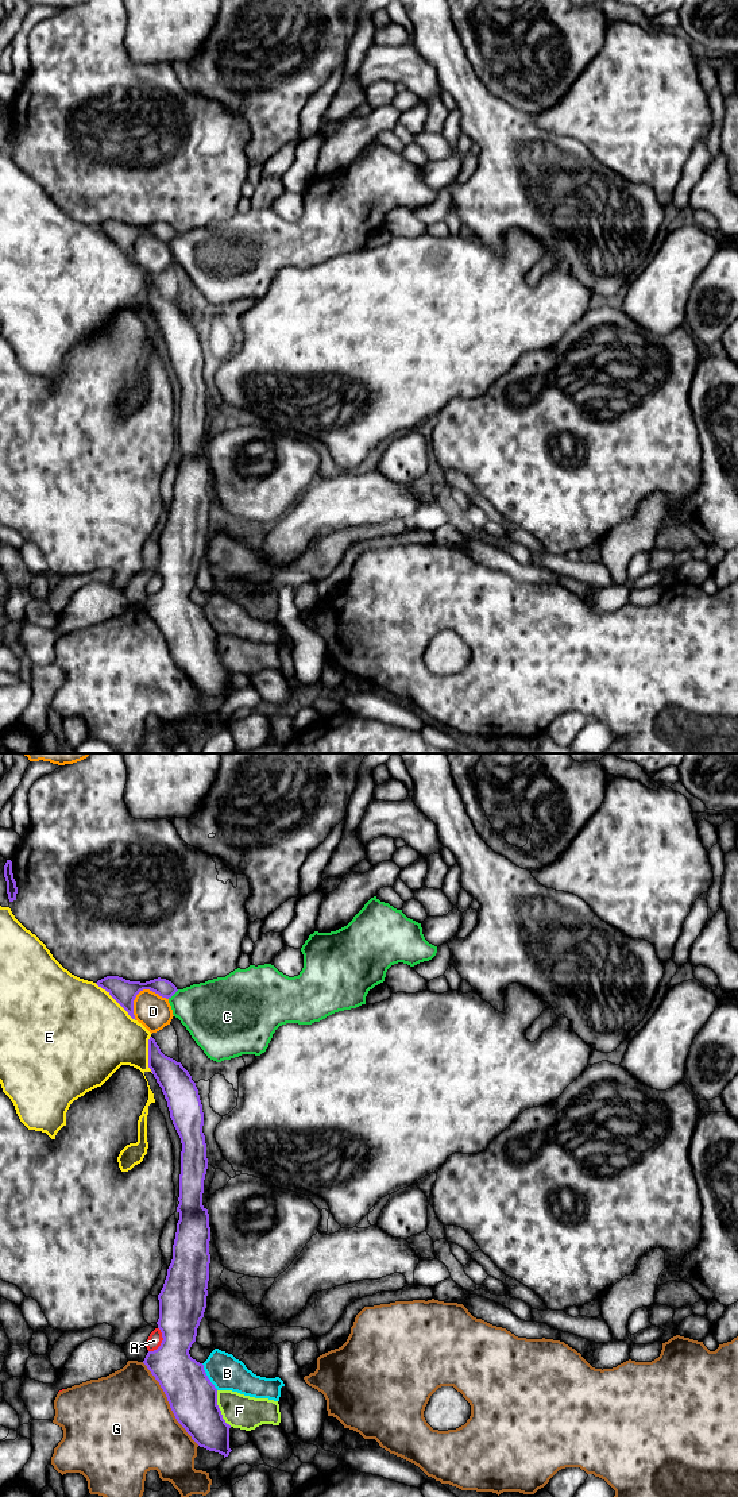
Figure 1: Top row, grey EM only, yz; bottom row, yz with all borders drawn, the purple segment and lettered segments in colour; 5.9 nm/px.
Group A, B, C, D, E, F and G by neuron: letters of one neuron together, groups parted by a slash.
A / B / C / D / E / F / G

